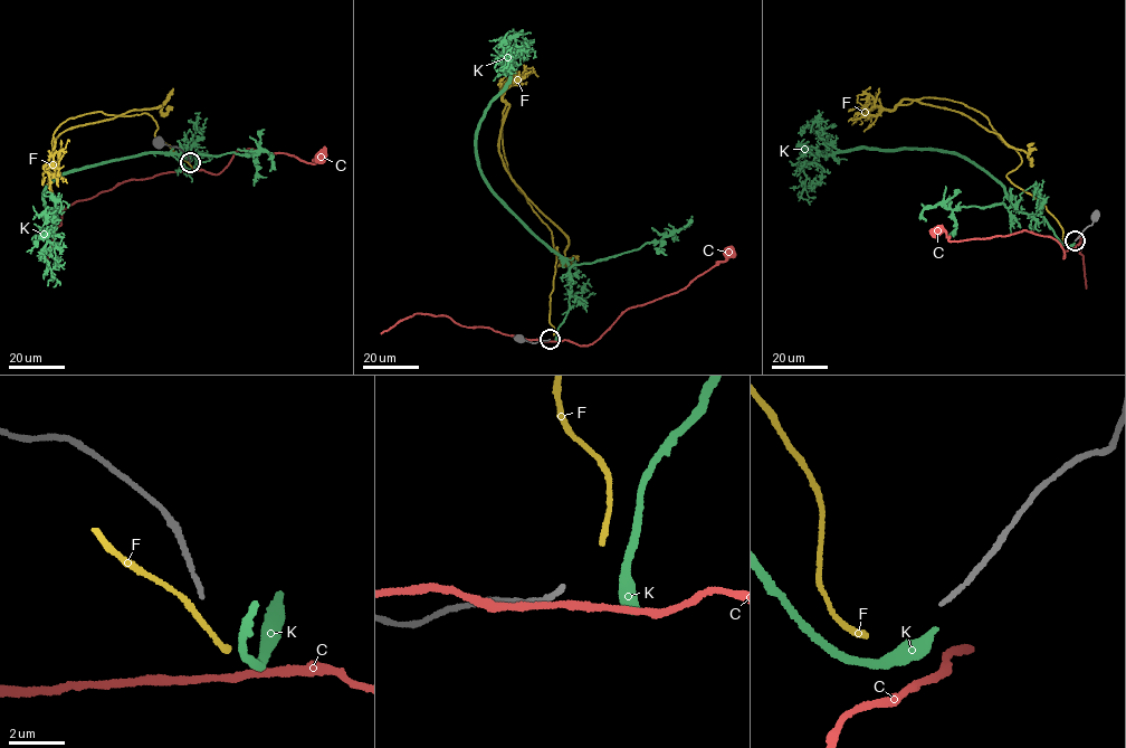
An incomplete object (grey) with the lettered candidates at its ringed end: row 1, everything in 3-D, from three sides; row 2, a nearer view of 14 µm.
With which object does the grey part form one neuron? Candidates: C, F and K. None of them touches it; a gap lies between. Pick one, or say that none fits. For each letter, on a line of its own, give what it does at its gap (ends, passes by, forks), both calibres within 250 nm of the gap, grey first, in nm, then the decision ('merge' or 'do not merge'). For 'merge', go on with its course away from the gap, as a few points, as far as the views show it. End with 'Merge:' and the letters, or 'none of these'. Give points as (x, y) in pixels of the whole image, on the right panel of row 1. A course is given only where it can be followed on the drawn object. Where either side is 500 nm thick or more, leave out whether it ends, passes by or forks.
C: it passes by; 170 nm thick on the grey side, 240 nm on the other; do not merge
F: it ends there; 170 nm thick on the grey side, 200 nm on the other; merge; it runs (1067, 243), (1046, 207), (1007, 177), (1021, 158), (988, 119), (948, 100), (915, 100), (966, 115), (1031, 162)
K: 170 nm thick on the grey side, 600 nm on the other; do not merge
Merge: F

